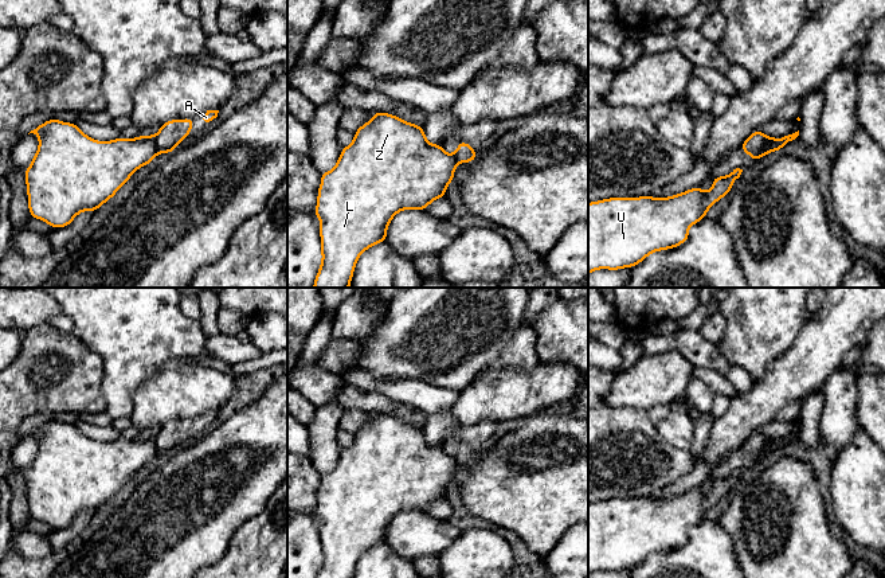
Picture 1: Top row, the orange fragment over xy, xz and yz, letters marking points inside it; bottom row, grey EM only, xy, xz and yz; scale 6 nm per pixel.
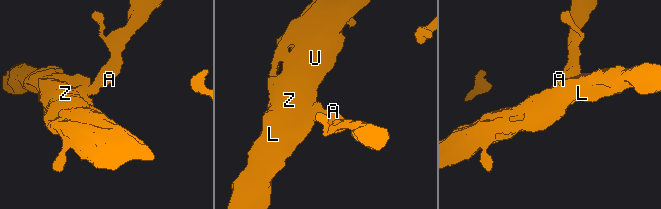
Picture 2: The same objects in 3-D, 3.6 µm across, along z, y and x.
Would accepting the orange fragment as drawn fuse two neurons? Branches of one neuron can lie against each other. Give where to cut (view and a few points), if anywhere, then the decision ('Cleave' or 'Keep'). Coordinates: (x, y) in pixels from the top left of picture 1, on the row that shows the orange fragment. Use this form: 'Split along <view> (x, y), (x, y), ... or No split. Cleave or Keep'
Split along yz (770, 137), (764, 152), (759, 157). Cleave

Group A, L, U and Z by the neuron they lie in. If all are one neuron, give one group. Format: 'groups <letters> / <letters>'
groups A / L U Z

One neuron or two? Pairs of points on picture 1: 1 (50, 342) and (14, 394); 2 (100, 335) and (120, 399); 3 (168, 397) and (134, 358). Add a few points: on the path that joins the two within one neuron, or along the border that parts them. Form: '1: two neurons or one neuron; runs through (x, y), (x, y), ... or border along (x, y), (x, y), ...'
1: one neuron; runs through (38, 355), (38, 362), (27, 368), (24, 381)
2: one neuron; runs through (116, 351), (120, 355), (120, 383)
3: two neurons; border along (177, 359), (149, 377), (132, 402)

